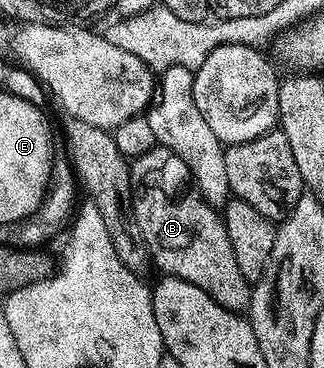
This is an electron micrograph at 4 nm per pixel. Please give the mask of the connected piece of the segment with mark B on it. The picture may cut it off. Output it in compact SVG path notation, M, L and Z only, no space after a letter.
M159 144L150 152L131 159L130 218L138 231L139 241L146 247L151 265L157 266L161 275L181 278L202 288L202 292L206 292L206 296L222 304L222 308L237 312L247 311L252 299L253 283L248 282L246 276L242 276L242 268L238 268L238 260L234 260L234 248L230 248L230 236L226 236L221 211L195 193L184 194L181 198L171 198L160 183L173 182L174 185L180 186L184 178L186 182L188 177L189 172L184 166L184 161L173 150L168 150Z

